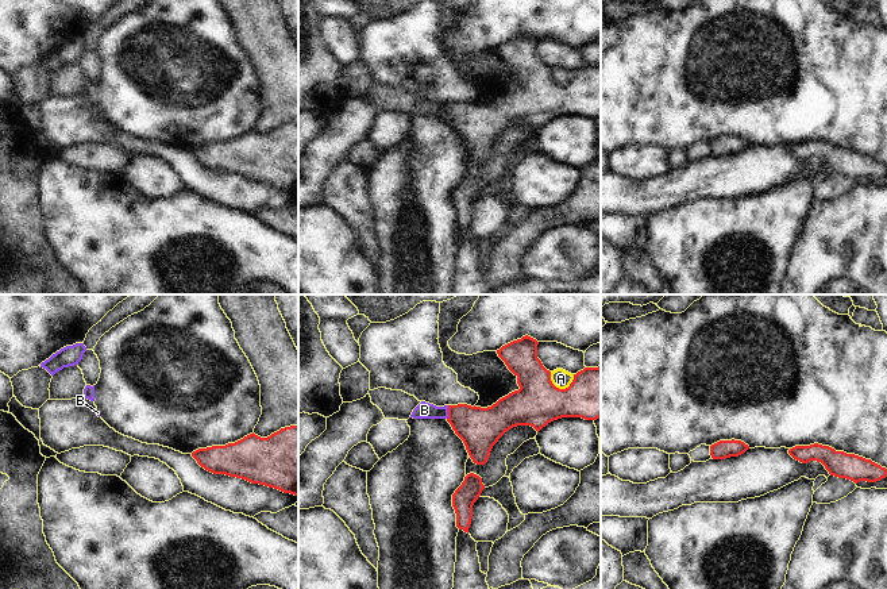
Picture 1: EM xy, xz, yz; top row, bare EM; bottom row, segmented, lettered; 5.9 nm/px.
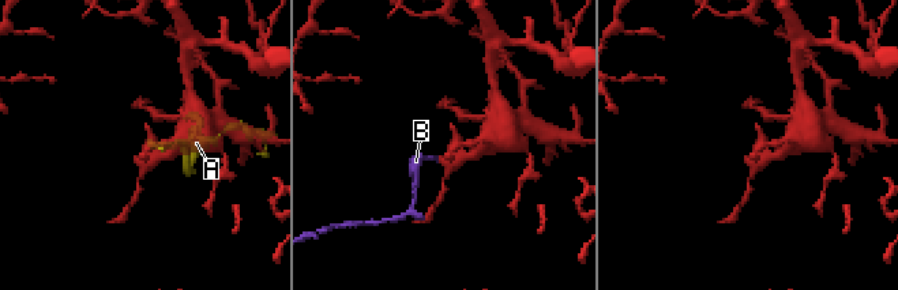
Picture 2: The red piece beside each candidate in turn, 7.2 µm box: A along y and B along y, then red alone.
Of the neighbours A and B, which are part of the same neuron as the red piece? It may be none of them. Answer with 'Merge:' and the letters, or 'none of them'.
Merge: B

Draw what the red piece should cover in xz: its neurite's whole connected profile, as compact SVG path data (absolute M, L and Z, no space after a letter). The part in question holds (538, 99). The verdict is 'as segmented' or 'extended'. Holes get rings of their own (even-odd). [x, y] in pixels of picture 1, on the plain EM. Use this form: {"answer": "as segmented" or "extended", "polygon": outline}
{"answer": "extended", "polygon": "M528 32L500 47L498 54L517 74L518 88L487 105L467 101L436 104L421 99L413 116L446 116L477 162L485 162L493 143L510 126L531 123L537 130L562 115L601 115L601 65L585 65L566 86L556 85L551 69L537 55L539 39Z"}

